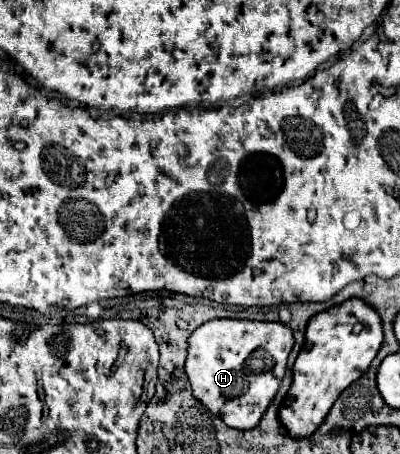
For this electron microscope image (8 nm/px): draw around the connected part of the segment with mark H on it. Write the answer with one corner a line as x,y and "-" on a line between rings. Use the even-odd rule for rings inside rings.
211,319
197,327
187,343
185,375
189,377
193,397
221,417
227,427
257,427
285,375
287,357
293,349
291,329
273,321

